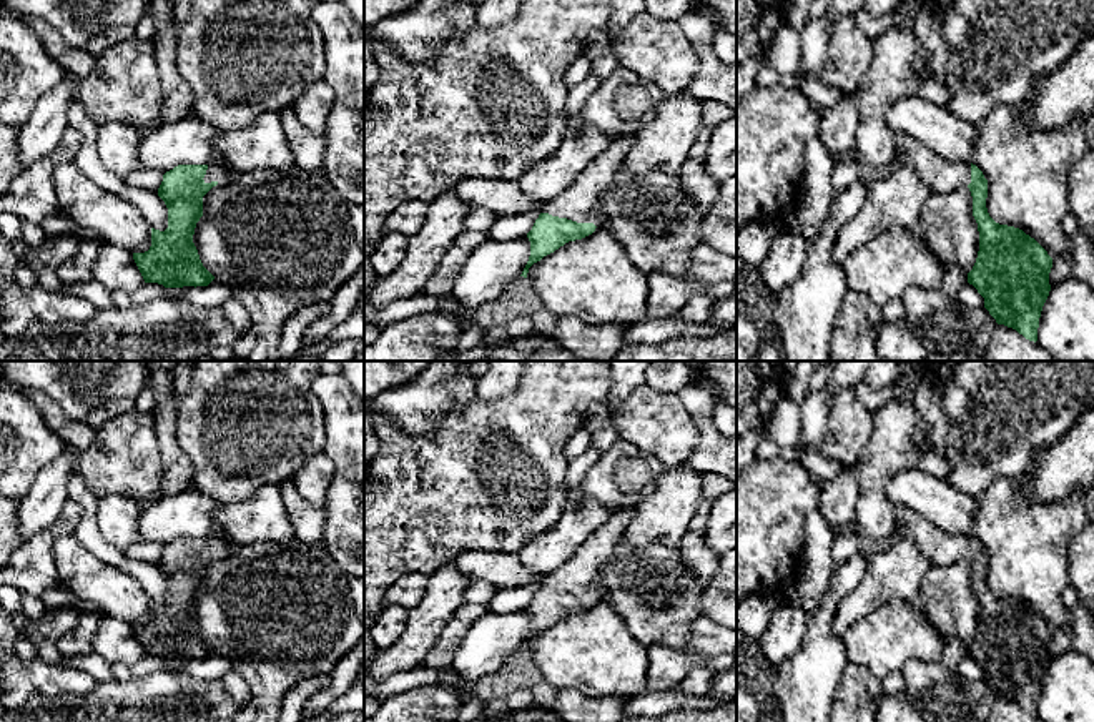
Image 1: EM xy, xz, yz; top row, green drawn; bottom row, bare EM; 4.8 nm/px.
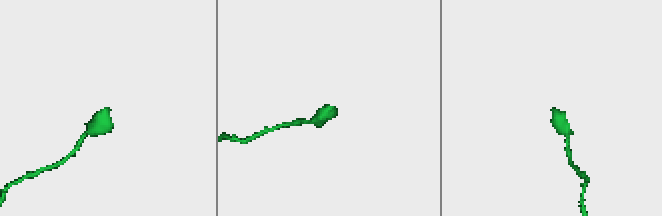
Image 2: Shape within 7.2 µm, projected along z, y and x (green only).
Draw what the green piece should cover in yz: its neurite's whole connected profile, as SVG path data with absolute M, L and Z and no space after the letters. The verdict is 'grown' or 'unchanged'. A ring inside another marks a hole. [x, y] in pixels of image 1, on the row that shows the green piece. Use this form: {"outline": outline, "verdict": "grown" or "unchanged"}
{"outline": "M894 131L894 141L903 165L911 165L933 193L969 188L979 251L968 283L984 298L984 308L998 324L1036 343L1041 311L1051 291L1052 258L1023 230L999 225L989 216L988 180L976 165L949 161L899 131Z", "verdict": "grown"}

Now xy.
{"outline": "M178 165L163 175L158 196L168 208L168 228L151 228L151 246L133 253L145 283L165 288L208 286L214 276L203 266L193 243L196 223L203 216L203 196L233 173L209 165Z", "verdict": "grown"}

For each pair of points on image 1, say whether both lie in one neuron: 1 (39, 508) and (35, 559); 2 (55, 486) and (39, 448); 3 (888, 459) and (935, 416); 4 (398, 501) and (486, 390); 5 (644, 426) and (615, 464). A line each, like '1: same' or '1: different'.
1: different
2: different
3: different
4: different
5: different

